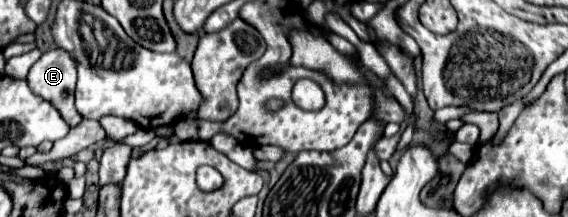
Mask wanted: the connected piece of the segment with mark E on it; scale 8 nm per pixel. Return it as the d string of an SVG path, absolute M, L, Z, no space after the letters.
M52 48L44 52L30 68L26 82L36 96L52 102L70 126L78 126L84 120L74 106L76 66L64 50Z

